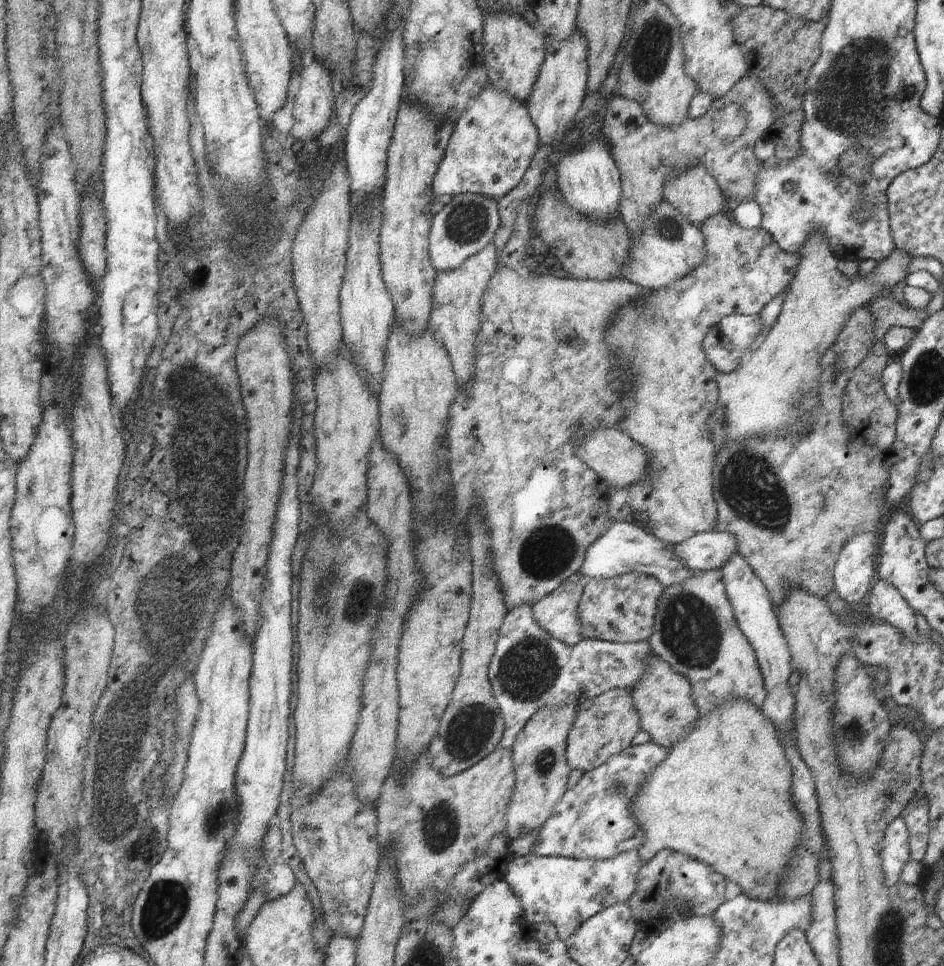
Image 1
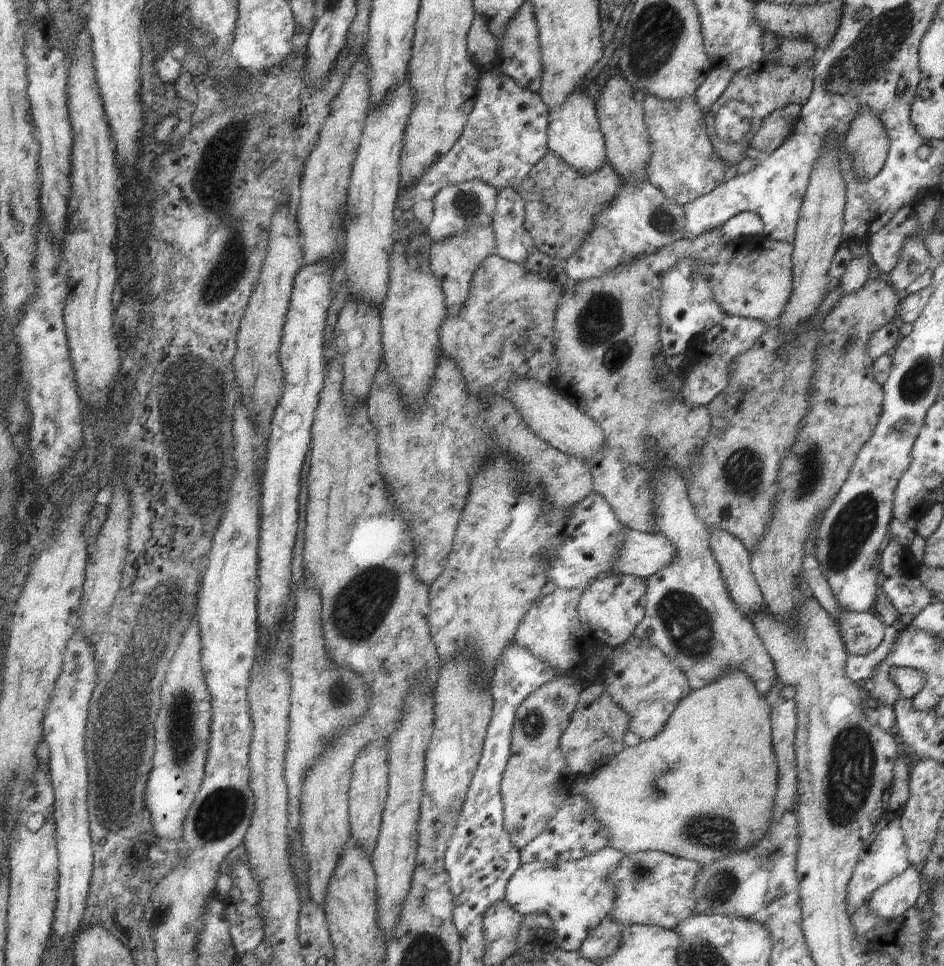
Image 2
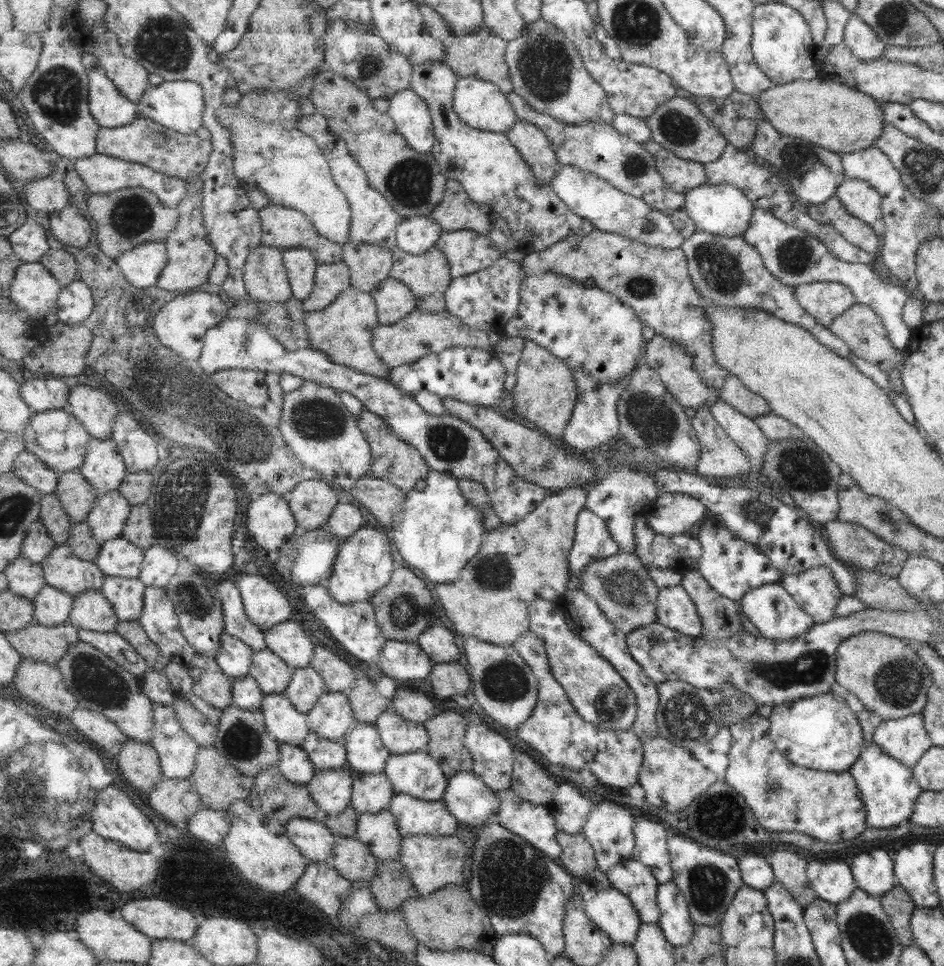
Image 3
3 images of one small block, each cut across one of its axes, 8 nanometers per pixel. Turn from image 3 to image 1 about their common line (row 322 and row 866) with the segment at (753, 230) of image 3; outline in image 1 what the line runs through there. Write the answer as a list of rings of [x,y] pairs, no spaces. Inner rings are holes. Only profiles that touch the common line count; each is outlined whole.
[[[899,817],[885,828],[880,853],[881,874],[885,886],[893,886],[898,882],[903,864],[910,860],[908,839],[907,826]]]

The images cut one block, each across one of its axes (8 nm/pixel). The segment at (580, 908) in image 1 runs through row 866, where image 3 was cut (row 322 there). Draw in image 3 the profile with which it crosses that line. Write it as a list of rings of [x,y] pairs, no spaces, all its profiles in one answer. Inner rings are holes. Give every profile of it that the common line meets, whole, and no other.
[[[547,272],[537,276],[528,276],[521,291],[521,305],[505,328],[505,334],[514,337],[530,338],[539,346],[547,348],[559,356],[571,369],[586,370],[593,378],[601,382],[617,382],[626,378],[644,360],[648,341],[643,338],[643,322],[621,299],[605,293],[598,287],[588,290],[572,277],[561,273]]]

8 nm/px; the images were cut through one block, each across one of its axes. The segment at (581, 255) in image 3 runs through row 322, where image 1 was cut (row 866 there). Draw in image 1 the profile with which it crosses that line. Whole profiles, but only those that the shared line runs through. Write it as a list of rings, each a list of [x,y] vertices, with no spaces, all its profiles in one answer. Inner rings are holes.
[[[665,849],[641,868],[637,878],[637,890],[629,900],[629,908],[637,922],[651,922],[663,917],[669,900],[683,900],[694,916],[711,916],[724,903],[725,878],[714,872],[709,865],[693,860],[691,856]]]

